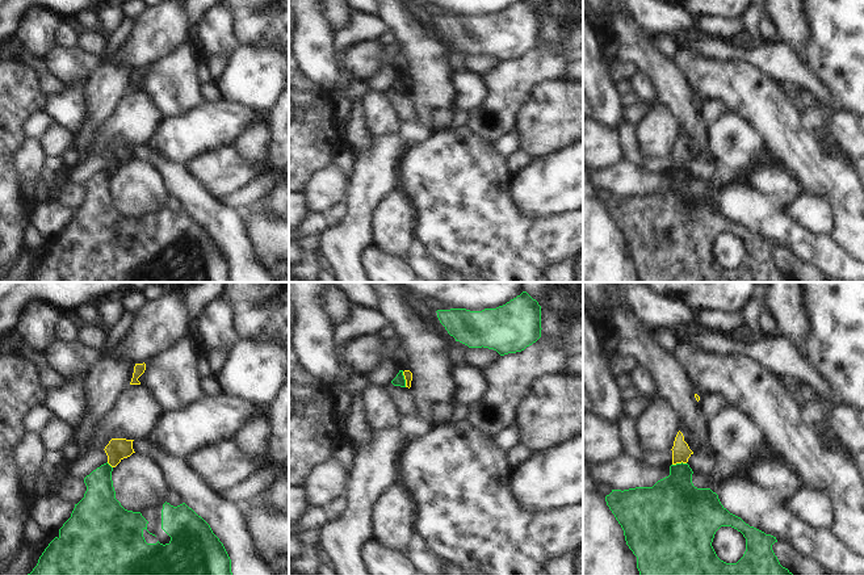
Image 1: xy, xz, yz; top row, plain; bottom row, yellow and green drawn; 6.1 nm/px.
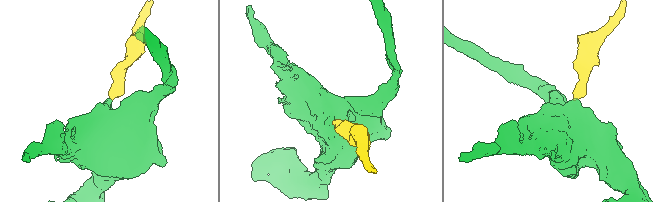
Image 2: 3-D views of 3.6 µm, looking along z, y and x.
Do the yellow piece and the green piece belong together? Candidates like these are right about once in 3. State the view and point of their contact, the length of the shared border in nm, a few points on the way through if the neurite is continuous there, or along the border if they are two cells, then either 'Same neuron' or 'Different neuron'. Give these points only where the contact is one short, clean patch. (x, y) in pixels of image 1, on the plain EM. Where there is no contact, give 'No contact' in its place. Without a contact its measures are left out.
Touches yellow at xz (406, 85). Shared border 100 nm. Boundary: xz (402, 78), (406, 92). Different neuron.

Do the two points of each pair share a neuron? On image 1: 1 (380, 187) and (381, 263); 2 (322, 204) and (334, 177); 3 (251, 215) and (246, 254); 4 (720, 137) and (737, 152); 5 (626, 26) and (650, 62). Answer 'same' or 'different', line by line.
1: different
2: same
3: different
4: same
5: same

